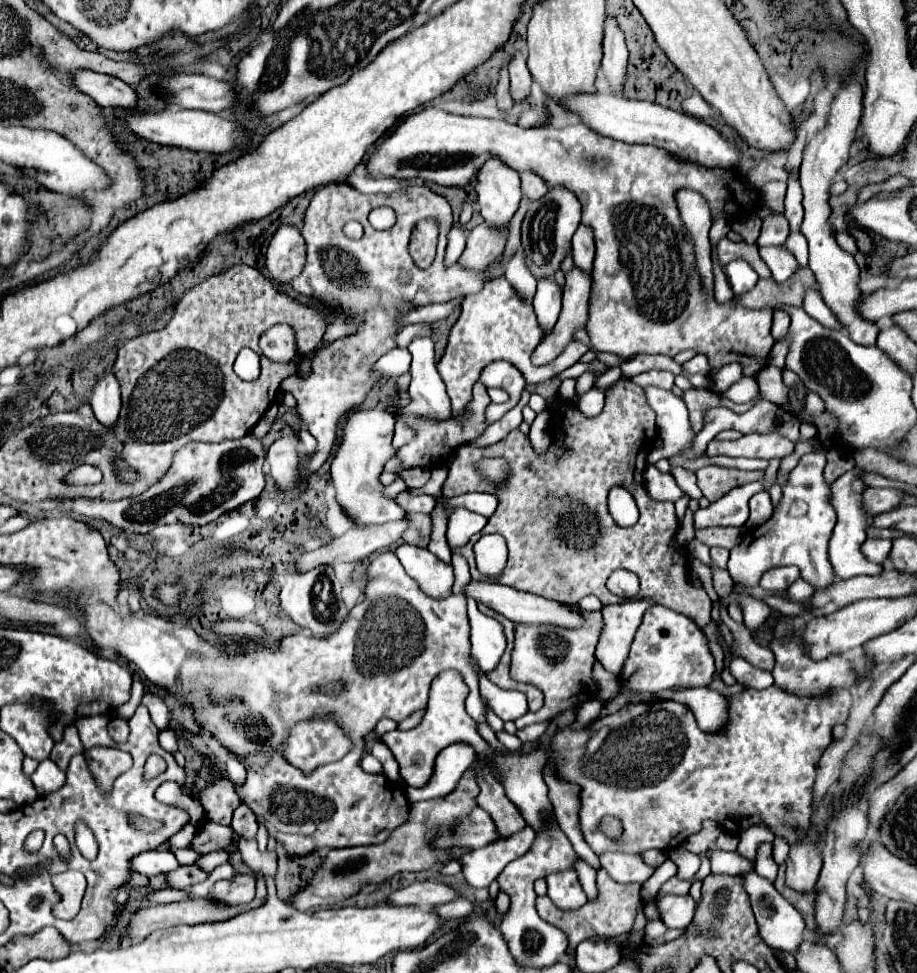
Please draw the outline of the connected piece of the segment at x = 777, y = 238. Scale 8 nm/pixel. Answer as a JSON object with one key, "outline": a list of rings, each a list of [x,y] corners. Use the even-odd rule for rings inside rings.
{"outline":[[[773,213],[769,217],[763,219],[763,229],[761,229],[761,235],[757,239],[757,245],[763,247],[763,245],[783,245],[789,237],[789,223],[783,215],[779,213]]]}

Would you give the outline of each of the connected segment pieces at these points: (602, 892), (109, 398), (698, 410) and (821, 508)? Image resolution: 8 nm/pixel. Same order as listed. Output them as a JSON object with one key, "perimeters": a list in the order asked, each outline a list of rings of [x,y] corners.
{"perimeters":[[[[597,871],[597,885],[599,885],[599,901],[589,901],[583,909],[565,913],[557,909],[549,897],[537,897],[537,913],[547,919],[547,923],[559,927],[569,937],[567,953],[575,957],[575,949],[581,941],[593,937],[593,935],[623,935],[629,933],[633,927],[633,921],[639,911],[643,911],[643,897],[641,897],[641,885],[621,885],[609,877],[607,871]]],[[[107,373],[95,385],[91,407],[97,421],[101,421],[101,425],[107,425],[109,429],[117,425],[119,409],[121,409],[121,393],[119,393],[119,383],[115,381],[113,373]]],[[[691,389],[691,391],[685,391],[683,401],[687,403],[689,417],[691,417],[693,429],[695,429],[697,433],[703,429],[703,425],[705,425],[705,413],[707,413],[707,409],[711,409],[711,407],[727,407],[727,409],[734,410],[735,413],[745,413],[747,409],[751,409],[751,405],[755,405],[755,401],[745,403],[745,405],[731,403],[729,399],[717,397],[717,395],[715,395],[713,391],[709,391],[709,389]]],[[[807,453],[801,457],[799,465],[789,473],[789,481],[783,487],[783,499],[775,509],[773,517],[753,529],[747,529],[741,543],[731,549],[729,575],[733,583],[759,585],[759,579],[771,567],[795,565],[801,577],[811,583],[817,591],[827,589],[835,577],[831,563],[827,559],[827,543],[835,527],[835,511],[829,501],[829,485],[823,479],[825,453]]]]}

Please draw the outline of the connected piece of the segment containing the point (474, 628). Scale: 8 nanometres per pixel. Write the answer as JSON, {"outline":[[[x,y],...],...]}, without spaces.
{"outline":[[[469,599],[469,623],[471,623],[471,645],[473,645],[473,661],[479,665],[479,669],[483,673],[491,671],[499,657],[505,651],[505,635],[503,635],[503,627],[483,615],[477,609],[477,603],[473,603]]]}

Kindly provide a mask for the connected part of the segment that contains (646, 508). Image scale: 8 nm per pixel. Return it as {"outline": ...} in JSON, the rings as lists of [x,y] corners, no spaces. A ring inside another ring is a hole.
{"outline":[[[621,377],[621,381],[613,383],[607,389],[607,401],[599,417],[587,419],[583,417],[583,413],[579,413],[575,405],[561,405],[561,411],[557,411],[553,423],[555,423],[557,437],[553,439],[545,455],[535,455],[531,441],[519,429],[515,429],[503,441],[485,449],[461,445],[457,451],[457,459],[453,461],[453,465],[449,465],[447,479],[441,487],[443,497],[455,497],[471,491],[495,493],[498,497],[499,504],[495,513],[479,533],[479,537],[487,533],[499,533],[507,539],[507,547],[511,547],[507,567],[495,581],[515,587],[519,591],[529,591],[535,595],[543,595],[547,599],[555,599],[559,603],[579,603],[581,597],[593,593],[603,601],[603,605],[609,605],[609,603],[621,603],[625,599],[619,599],[617,595],[607,591],[605,587],[607,577],[615,569],[629,569],[637,573],[641,581],[641,591],[635,597],[637,601],[653,599],[657,605],[663,605],[691,617],[701,629],[705,629],[707,623],[711,621],[709,615],[711,599],[703,589],[693,589],[687,585],[689,567],[685,565],[687,563],[685,549],[671,549],[671,541],[679,527],[673,503],[653,501],[643,487],[647,453],[653,449],[653,441],[657,437],[655,411],[649,407],[645,399],[645,391],[633,381],[627,381],[627,377]],[[493,457],[501,457],[507,463],[513,463],[509,465],[509,473],[503,485],[493,485],[485,475],[477,471],[477,463],[481,459],[493,459]],[[617,485],[625,487],[635,497],[641,511],[639,521],[627,529],[619,527],[607,511],[607,493]]]}

